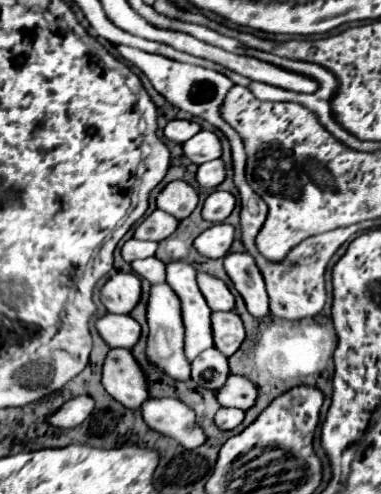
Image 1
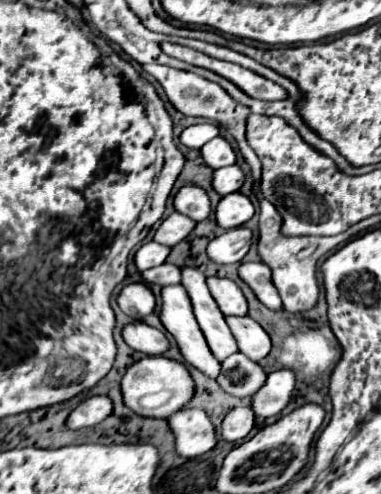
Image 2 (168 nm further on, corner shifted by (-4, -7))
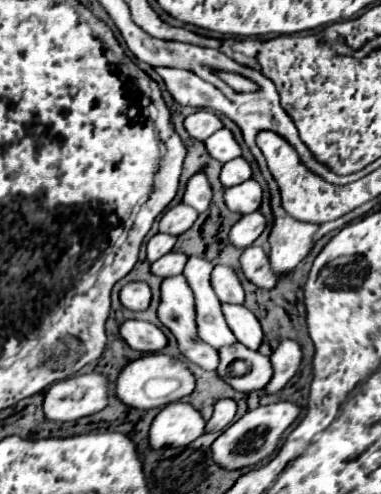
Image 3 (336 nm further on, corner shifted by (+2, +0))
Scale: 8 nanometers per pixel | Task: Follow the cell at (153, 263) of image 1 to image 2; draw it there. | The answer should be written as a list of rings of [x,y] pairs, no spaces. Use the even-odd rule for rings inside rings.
[[[163,263],[163,265],[157,265],[157,267],[151,267],[151,269],[143,271],[143,279],[147,283],[155,283],[159,287],[175,285],[175,283],[181,283],[181,269],[177,265]]]

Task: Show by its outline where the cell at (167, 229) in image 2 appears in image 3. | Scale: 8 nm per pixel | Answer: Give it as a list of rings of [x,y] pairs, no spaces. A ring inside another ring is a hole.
[[[177,204],[173,208],[169,208],[165,212],[165,216],[161,218],[159,222],[159,232],[165,232],[165,234],[173,234],[173,236],[179,236],[183,232],[187,232],[193,222],[197,220],[199,212],[193,210],[191,206],[187,204]]]

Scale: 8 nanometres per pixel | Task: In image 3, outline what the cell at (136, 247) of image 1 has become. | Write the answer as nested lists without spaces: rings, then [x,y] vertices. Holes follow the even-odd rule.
[[[155,234],[147,242],[147,260],[149,262],[155,262],[157,258],[165,256],[167,252],[173,250],[175,242],[177,242],[177,236],[171,236],[171,234]]]

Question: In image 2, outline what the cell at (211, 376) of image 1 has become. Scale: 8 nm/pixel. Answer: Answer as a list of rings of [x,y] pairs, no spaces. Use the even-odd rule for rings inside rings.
[[[231,355],[221,363],[221,373],[217,383],[223,391],[235,397],[249,397],[263,383],[267,373],[245,355]]]

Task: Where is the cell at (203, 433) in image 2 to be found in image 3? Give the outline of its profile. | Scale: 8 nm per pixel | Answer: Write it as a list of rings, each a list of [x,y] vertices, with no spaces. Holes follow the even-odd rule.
[[[173,402],[153,418],[149,428],[149,446],[153,450],[183,448],[199,438],[205,432],[203,428],[205,420],[193,406],[185,402]]]

